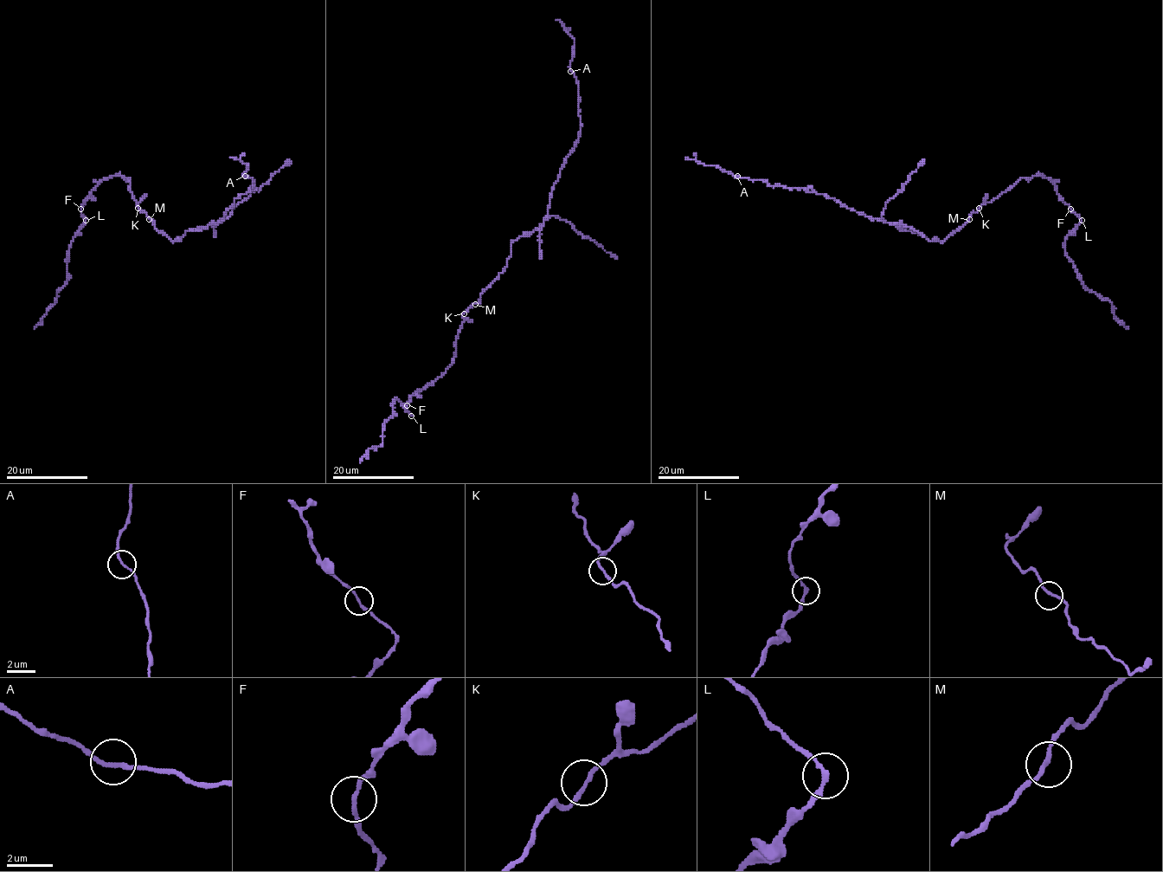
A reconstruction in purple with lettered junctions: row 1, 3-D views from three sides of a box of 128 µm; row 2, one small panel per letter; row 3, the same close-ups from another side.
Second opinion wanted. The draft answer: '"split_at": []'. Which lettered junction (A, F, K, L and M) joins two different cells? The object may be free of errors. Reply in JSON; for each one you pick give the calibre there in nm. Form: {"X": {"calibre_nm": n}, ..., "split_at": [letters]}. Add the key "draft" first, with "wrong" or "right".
{"draft": "wrong", "L": {"calibre_nm": 160}, "split_at": ["L"]}

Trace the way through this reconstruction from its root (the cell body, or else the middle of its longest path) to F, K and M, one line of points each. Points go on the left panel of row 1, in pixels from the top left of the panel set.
F: (157, 230), (154, 222), (137, 206), (138, 203), (130, 190), (130, 179), (119, 175), (104, 178), (80, 209)
K: (157, 230), (154, 222), (138, 208)
M: (157, 230), (154, 222), (149, 219)

